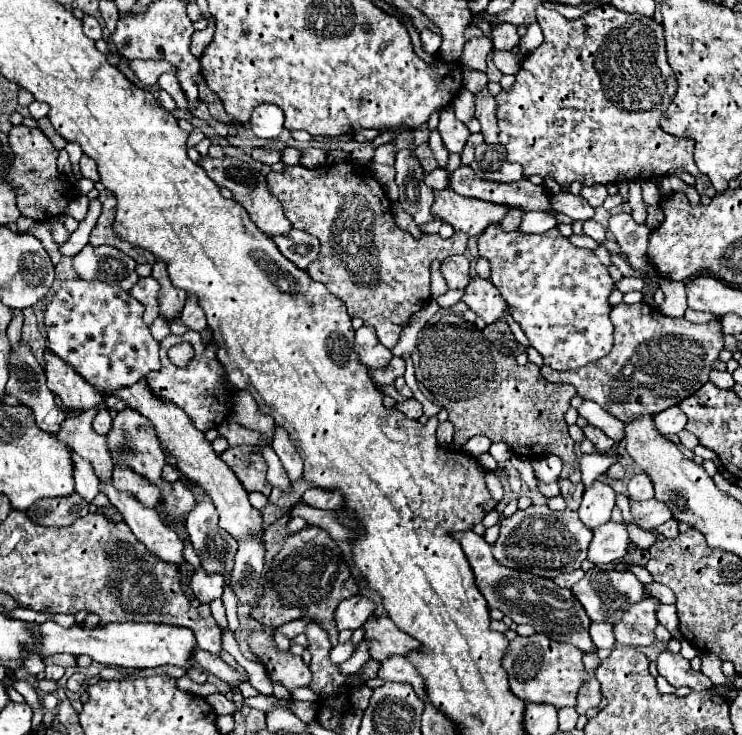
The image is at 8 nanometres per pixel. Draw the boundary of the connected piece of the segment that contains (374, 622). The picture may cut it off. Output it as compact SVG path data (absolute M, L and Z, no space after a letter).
M371 615L365 623L365 641L371 645L369 655L373 659L389 657L389 655L405 655L409 649L417 649L417 641L413 641L407 633L403 633L389 617Z

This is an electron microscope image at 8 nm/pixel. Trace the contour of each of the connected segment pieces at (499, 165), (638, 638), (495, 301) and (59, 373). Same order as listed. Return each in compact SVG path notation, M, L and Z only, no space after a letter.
M481 143L475 147L475 161L471 169L479 179L495 181L495 183L513 183L523 179L523 169L517 163L509 163L505 159L505 147L501 143L487 145Z
M645 597L641 599L641 603L633 605L633 609L629 609L625 617L613 627L615 639L629 647L653 645L655 627L659 625L657 607L659 607L659 599L655 597Z
M479 275L471 277L461 301L467 303L467 307L473 313L477 313L477 317L481 317L485 323L493 323L495 319L505 317L503 315L505 301L503 301L499 289L491 281L481 279Z
M45 353L45 375L47 375L47 385L53 389L55 395L61 397L63 405L69 409L93 409L99 407L105 397L89 385L83 377L77 377L73 369L65 361L61 361L57 355Z

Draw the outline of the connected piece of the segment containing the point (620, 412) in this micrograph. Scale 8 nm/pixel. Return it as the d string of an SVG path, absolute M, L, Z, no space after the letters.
M619 303L611 309L611 321L615 327L615 345L613 349L601 357L599 361L587 363L585 367L573 369L573 371L553 371L551 367L543 365L541 375L551 383L571 383L577 385L577 393L583 399L591 399L599 403L607 413L617 417L623 423L629 423L633 417L641 413L661 413L677 403L681 403L685 397L693 395L697 389L701 389L709 381L711 363L719 357L719 351L723 349L723 331L721 321L709 321L703 325L691 323L687 319L675 319L659 313L655 307L649 307L647 303Z

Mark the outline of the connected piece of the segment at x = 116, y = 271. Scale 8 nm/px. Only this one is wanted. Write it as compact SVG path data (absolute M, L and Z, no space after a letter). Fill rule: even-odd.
M87 243L73 257L73 269L79 279L105 281L107 285L119 285L125 291L129 291L139 279L135 265L137 263L129 255L111 245L93 247Z

